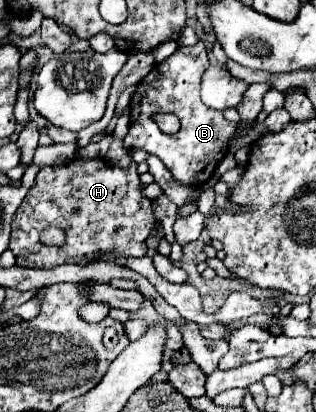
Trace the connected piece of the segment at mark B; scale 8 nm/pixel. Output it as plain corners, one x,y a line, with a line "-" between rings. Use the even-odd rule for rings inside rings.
202,41
194,47
180,45
168,59
158,63
138,83
132,95
130,131
124,137
124,145
134,145
136,149
154,153
180,185
190,187
200,187
214,175
218,163
228,153
228,139
236,129
236,125
226,121
220,111
206,107
200,99
200,81
208,65
208,51
-
158,113
174,113
180,119
180,131
174,135
162,133
152,119
152,115

